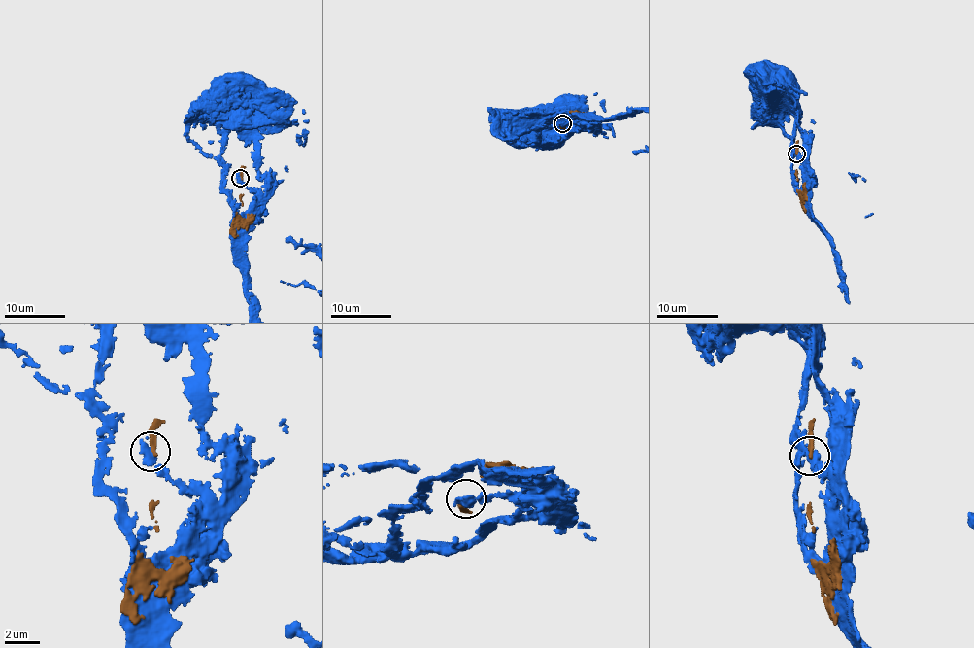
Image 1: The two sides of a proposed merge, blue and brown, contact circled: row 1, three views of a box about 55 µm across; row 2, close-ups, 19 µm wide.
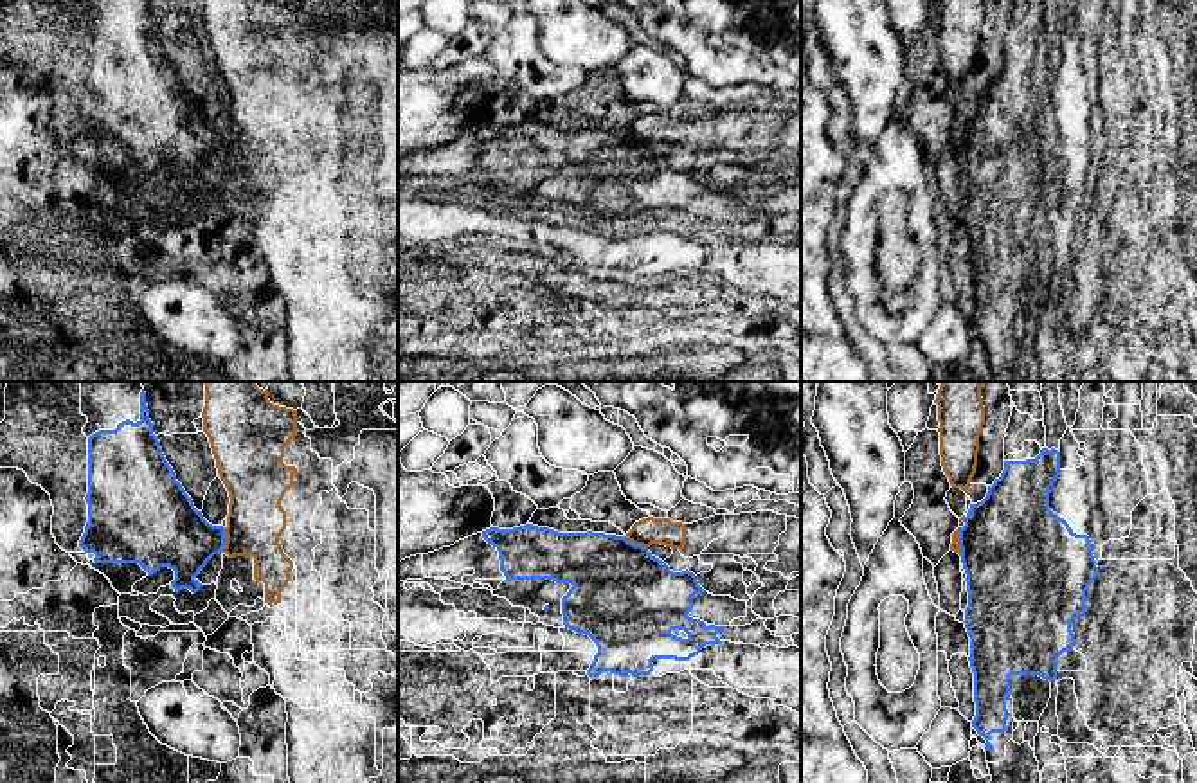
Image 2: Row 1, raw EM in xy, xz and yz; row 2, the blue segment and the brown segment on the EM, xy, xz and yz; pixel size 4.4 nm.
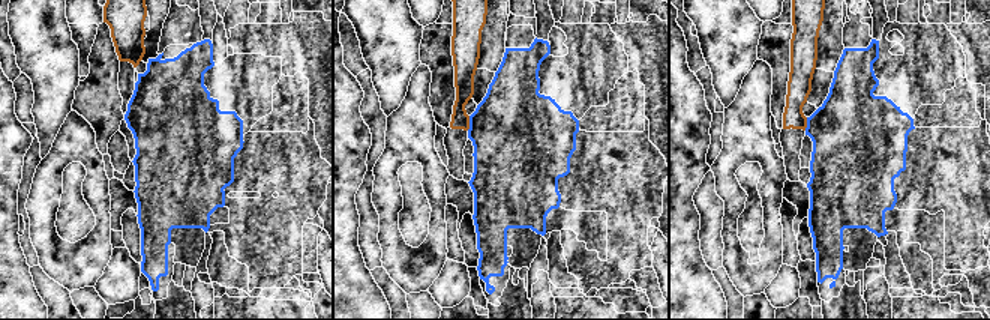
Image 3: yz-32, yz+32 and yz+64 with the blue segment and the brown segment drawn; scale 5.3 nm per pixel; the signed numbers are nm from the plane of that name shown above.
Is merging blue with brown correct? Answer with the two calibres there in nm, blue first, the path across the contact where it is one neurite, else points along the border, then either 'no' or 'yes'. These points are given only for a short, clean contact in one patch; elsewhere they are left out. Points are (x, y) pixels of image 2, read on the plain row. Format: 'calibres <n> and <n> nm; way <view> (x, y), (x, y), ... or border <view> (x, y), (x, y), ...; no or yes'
calibres 320 and 260 nm; border xy (225, 125), (225, 143), (222, 148); no

